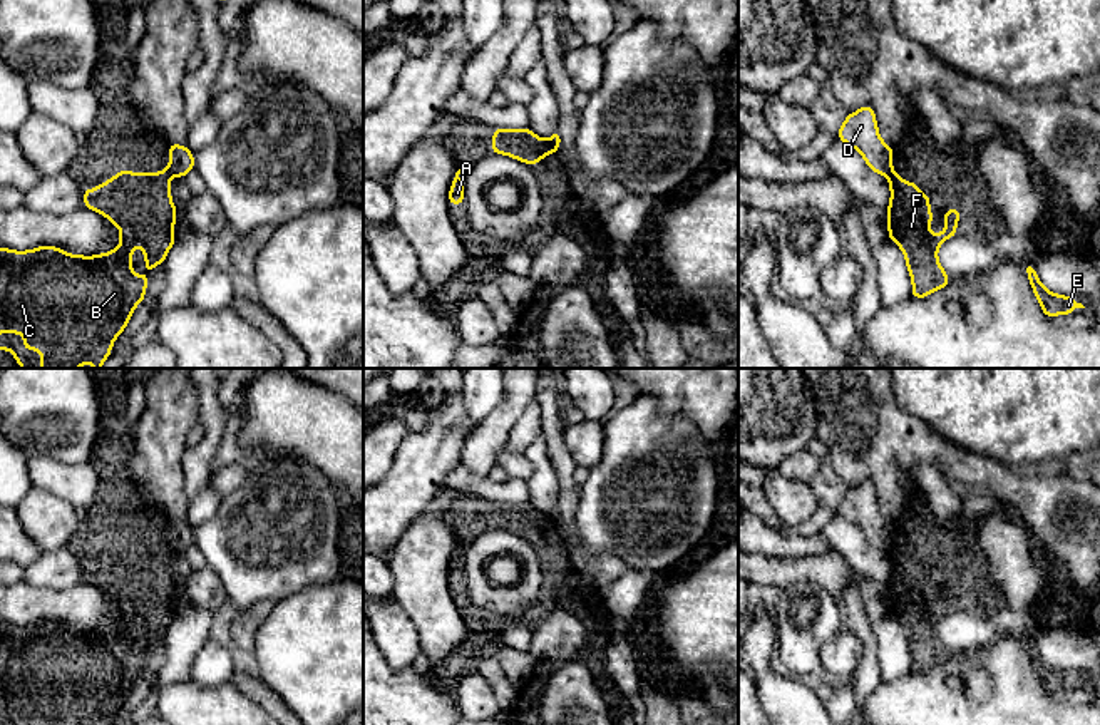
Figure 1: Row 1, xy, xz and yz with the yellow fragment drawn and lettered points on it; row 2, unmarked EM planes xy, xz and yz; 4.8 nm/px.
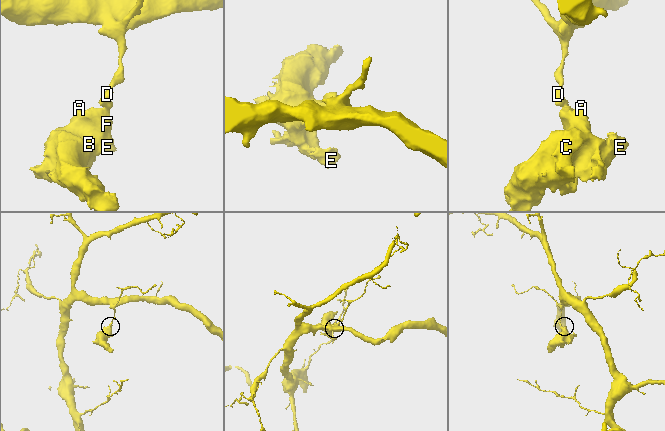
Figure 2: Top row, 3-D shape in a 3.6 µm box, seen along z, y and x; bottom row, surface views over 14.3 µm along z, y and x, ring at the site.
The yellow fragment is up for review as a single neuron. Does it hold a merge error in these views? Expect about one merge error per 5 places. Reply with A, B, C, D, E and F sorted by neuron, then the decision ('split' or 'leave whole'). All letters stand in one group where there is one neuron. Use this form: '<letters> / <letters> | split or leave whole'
A B C E F / D | split

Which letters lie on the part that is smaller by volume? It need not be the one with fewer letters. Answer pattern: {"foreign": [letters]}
{"foreign": ["A", "B", "C", "E", "F"]}

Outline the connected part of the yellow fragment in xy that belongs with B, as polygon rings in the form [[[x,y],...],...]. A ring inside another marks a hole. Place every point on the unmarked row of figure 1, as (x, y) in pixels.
[[[171,541],[162,548],[122,544],[107,558],[84,564],[84,581],[104,589],[121,606],[121,618],[114,626],[80,631],[57,621],[28,626],[0,623],[0,708],[22,708],[25,725],[112,725],[114,715],[146,671],[147,650],[164,638],[176,616],[177,584],[169,564],[172,551]],[[136,620],[144,625],[144,651],[132,646],[131,630]]]

